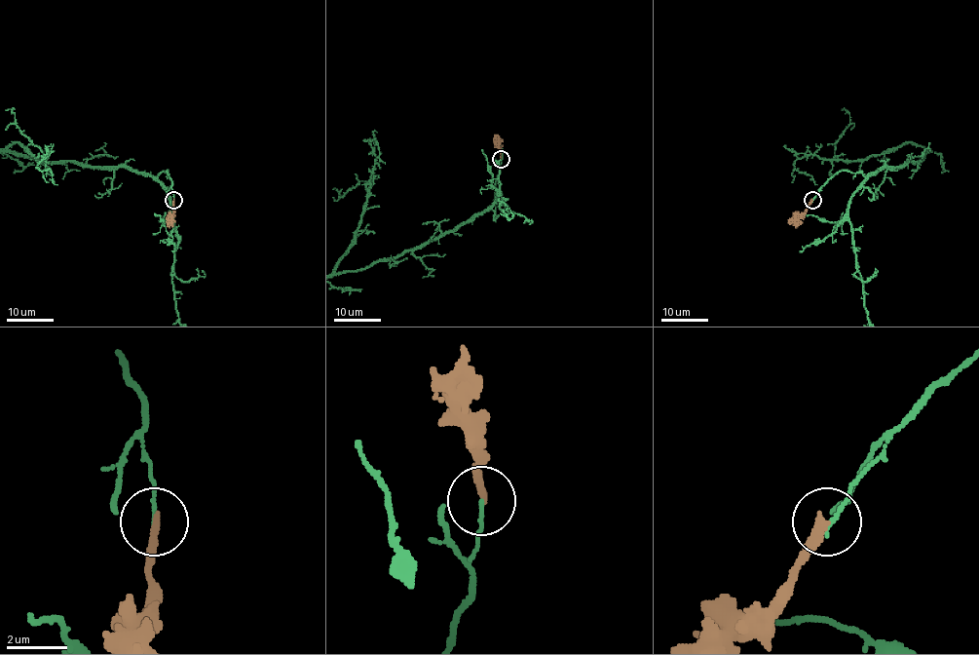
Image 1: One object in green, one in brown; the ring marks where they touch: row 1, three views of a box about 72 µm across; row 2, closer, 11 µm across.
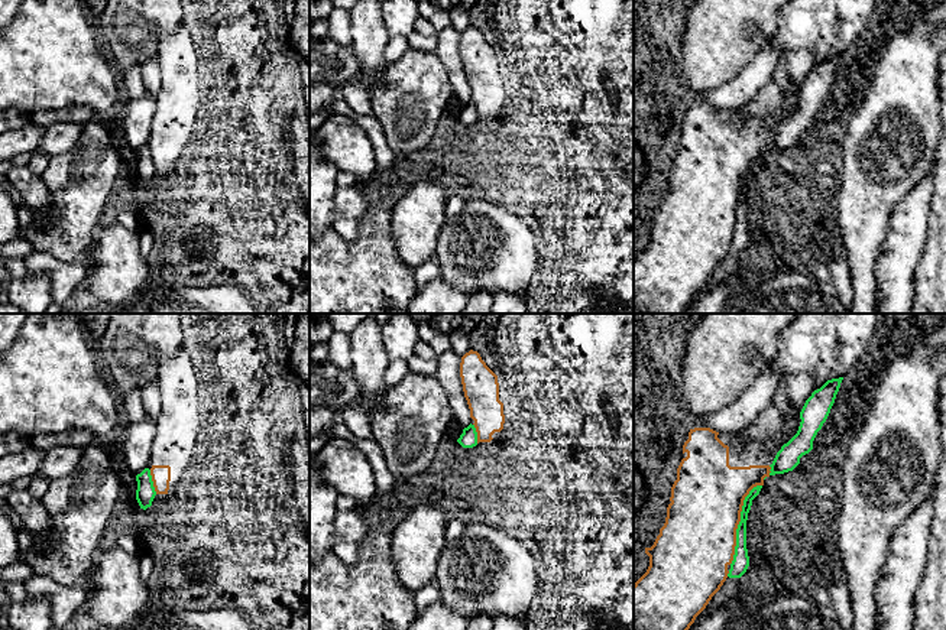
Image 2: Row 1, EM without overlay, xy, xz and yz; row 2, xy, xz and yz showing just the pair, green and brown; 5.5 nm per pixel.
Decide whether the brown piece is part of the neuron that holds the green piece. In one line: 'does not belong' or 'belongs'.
does not belong

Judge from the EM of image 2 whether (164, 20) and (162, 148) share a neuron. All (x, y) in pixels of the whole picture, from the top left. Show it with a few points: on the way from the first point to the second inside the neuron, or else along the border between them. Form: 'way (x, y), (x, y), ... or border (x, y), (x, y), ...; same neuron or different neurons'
border (181, 25), (159, 39), (155, 55); different neurons

